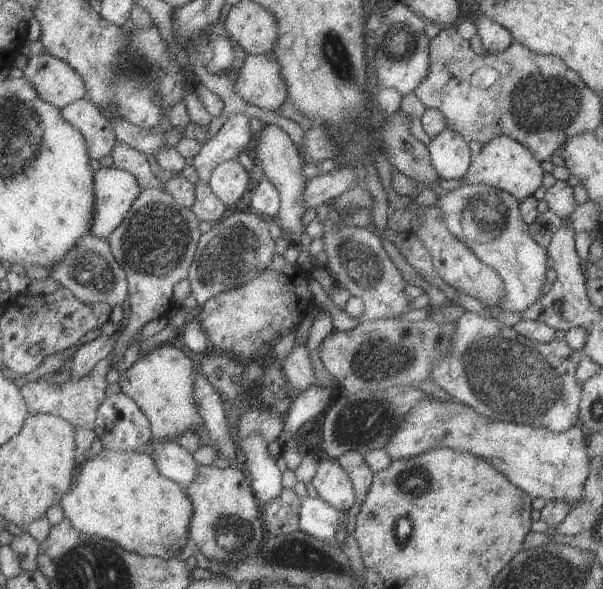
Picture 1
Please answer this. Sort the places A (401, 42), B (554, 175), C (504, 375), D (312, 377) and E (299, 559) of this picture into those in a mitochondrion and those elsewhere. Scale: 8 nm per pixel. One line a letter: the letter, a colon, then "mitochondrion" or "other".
A: mitochondrion
B: other
C: mitochondrion
D: other
E: mitochondrion

